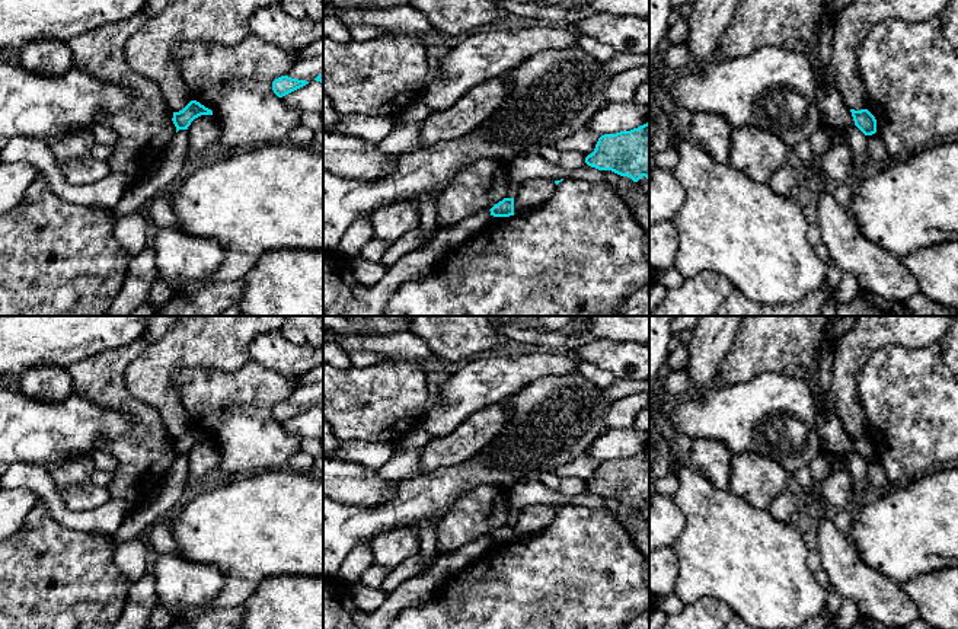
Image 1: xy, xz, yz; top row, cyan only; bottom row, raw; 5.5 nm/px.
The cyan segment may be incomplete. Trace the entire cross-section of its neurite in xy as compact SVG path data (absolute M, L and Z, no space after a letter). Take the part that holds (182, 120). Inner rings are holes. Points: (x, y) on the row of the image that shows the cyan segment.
M191 100L182 111L173 112L172 121L176 127L176 132L179 130L188 130L191 122L201 115L213 115L213 111L197 100Z

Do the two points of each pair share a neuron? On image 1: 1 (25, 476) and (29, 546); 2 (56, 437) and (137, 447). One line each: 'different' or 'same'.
1: different
2: different

